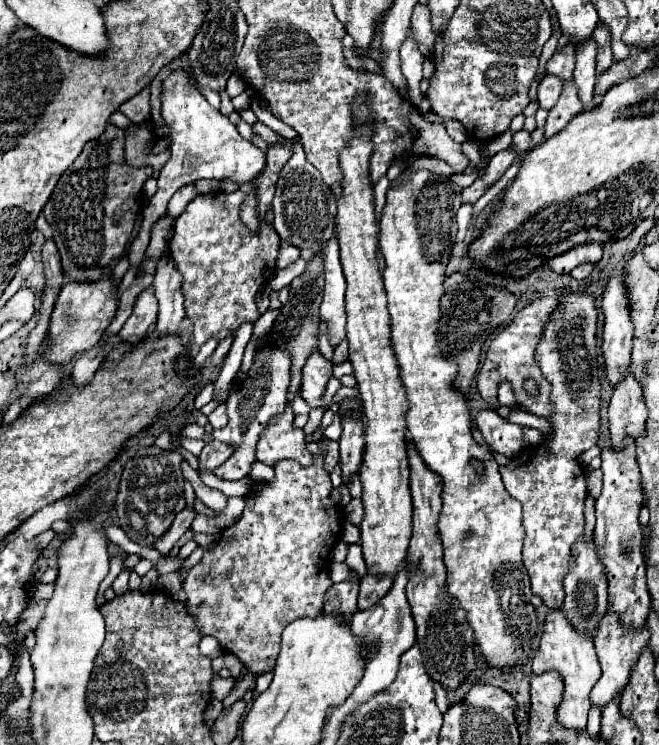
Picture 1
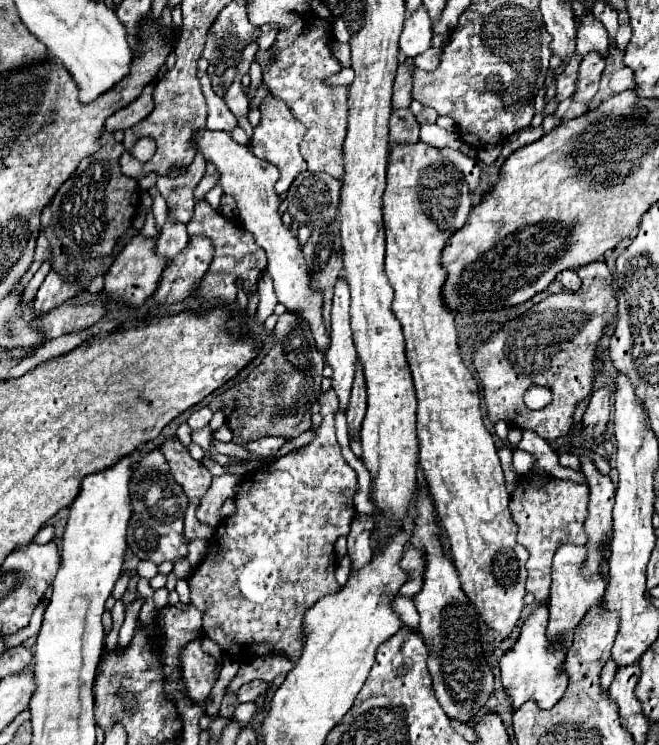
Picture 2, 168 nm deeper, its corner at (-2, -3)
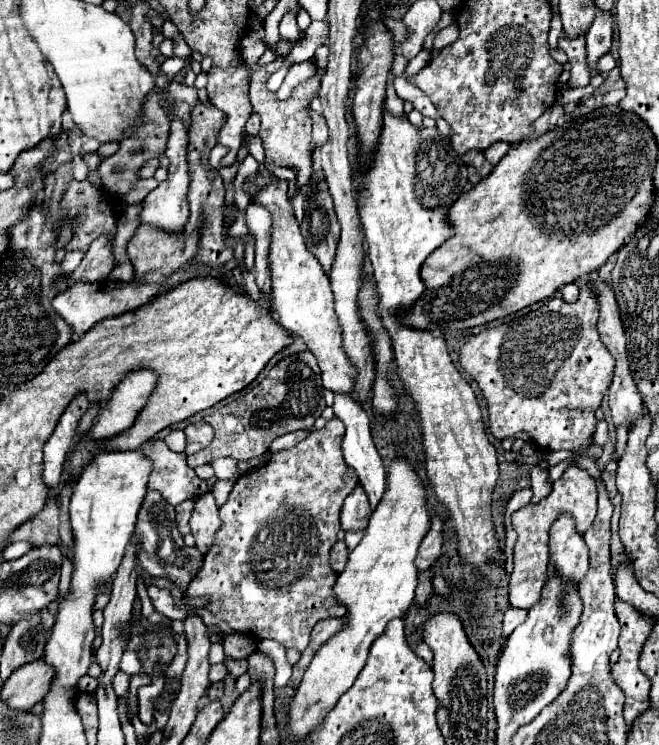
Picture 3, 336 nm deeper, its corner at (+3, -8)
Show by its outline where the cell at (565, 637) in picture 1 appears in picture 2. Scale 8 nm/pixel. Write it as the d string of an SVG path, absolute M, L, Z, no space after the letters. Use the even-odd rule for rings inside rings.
M563 544L557 548L553 558L553 584L551 584L551 596L549 596L549 626L547 626L547 638L551 640L553 648L565 648L573 644L575 628L579 626L581 618L589 612L589 608L599 606L605 594L605 580L599 576L583 578L579 574L581 562L585 560L585 546L575 544Z

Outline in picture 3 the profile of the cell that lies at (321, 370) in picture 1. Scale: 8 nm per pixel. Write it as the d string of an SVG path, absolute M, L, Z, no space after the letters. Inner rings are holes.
M336 417L332 421L328 421L328 425L320 431L310 431L310 435L300 441L296 447L286 449L286 451L276 451L272 453L270 461L266 465L262 465L260 469L254 469L250 473L244 473L242 477L238 477L226 505L220 507L220 519L222 519L222 529L216 533L216 541L212 545L212 549L204 555L204 565L200 567L200 571L196 573L196 577L192 579L186 595L188 597L208 597L210 599L210 611L226 621L232 631L240 631L242 635L248 635L252 639L274 639L278 643L282 643L286 649L294 647L298 651L304 651L308 647L310 641L310 631L312 627L322 621L322 619L332 619L332 617L344 617L344 603L336 603L336 599L332 599L332 587L336 583L336 571L332 571L330 567L330 549L332 545L338 541L338 531L340 531L340 507L344 503L344 499L354 491L356 487L356 471L352 471L352 467L348 467L344 463L342 451L340 451L340 443L344 437L344 423L340 423Z

